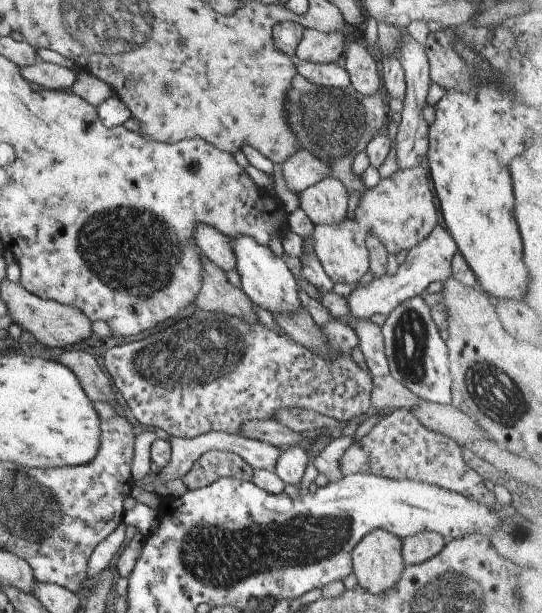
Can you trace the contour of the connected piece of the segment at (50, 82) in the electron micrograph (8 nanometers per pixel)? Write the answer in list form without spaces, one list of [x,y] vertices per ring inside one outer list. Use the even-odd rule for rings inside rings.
[[[38,56],[35,64],[19,68],[21,78],[29,84],[37,84],[49,90],[69,91],[75,84],[76,73],[70,68],[44,62]]]

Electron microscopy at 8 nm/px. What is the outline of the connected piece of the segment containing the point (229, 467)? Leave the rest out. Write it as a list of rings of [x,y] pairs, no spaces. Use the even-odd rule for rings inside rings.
[[[207,450],[193,462],[189,472],[181,482],[186,489],[197,490],[213,484],[219,478],[235,478],[235,480],[250,481],[253,469],[243,458],[229,451]]]

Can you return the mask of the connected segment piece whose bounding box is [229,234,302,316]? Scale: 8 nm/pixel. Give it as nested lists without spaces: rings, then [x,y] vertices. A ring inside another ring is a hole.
[[[237,236],[229,239],[229,246],[235,256],[235,269],[241,281],[241,290],[250,302],[259,306],[273,316],[273,314],[293,314],[301,310],[298,285],[287,264],[279,256],[275,256],[268,246],[259,246],[251,236]]]

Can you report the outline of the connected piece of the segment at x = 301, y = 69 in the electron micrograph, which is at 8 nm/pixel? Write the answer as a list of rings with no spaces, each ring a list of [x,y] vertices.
[[[299,61],[295,70],[313,86],[342,89],[350,85],[347,72],[336,63]]]

